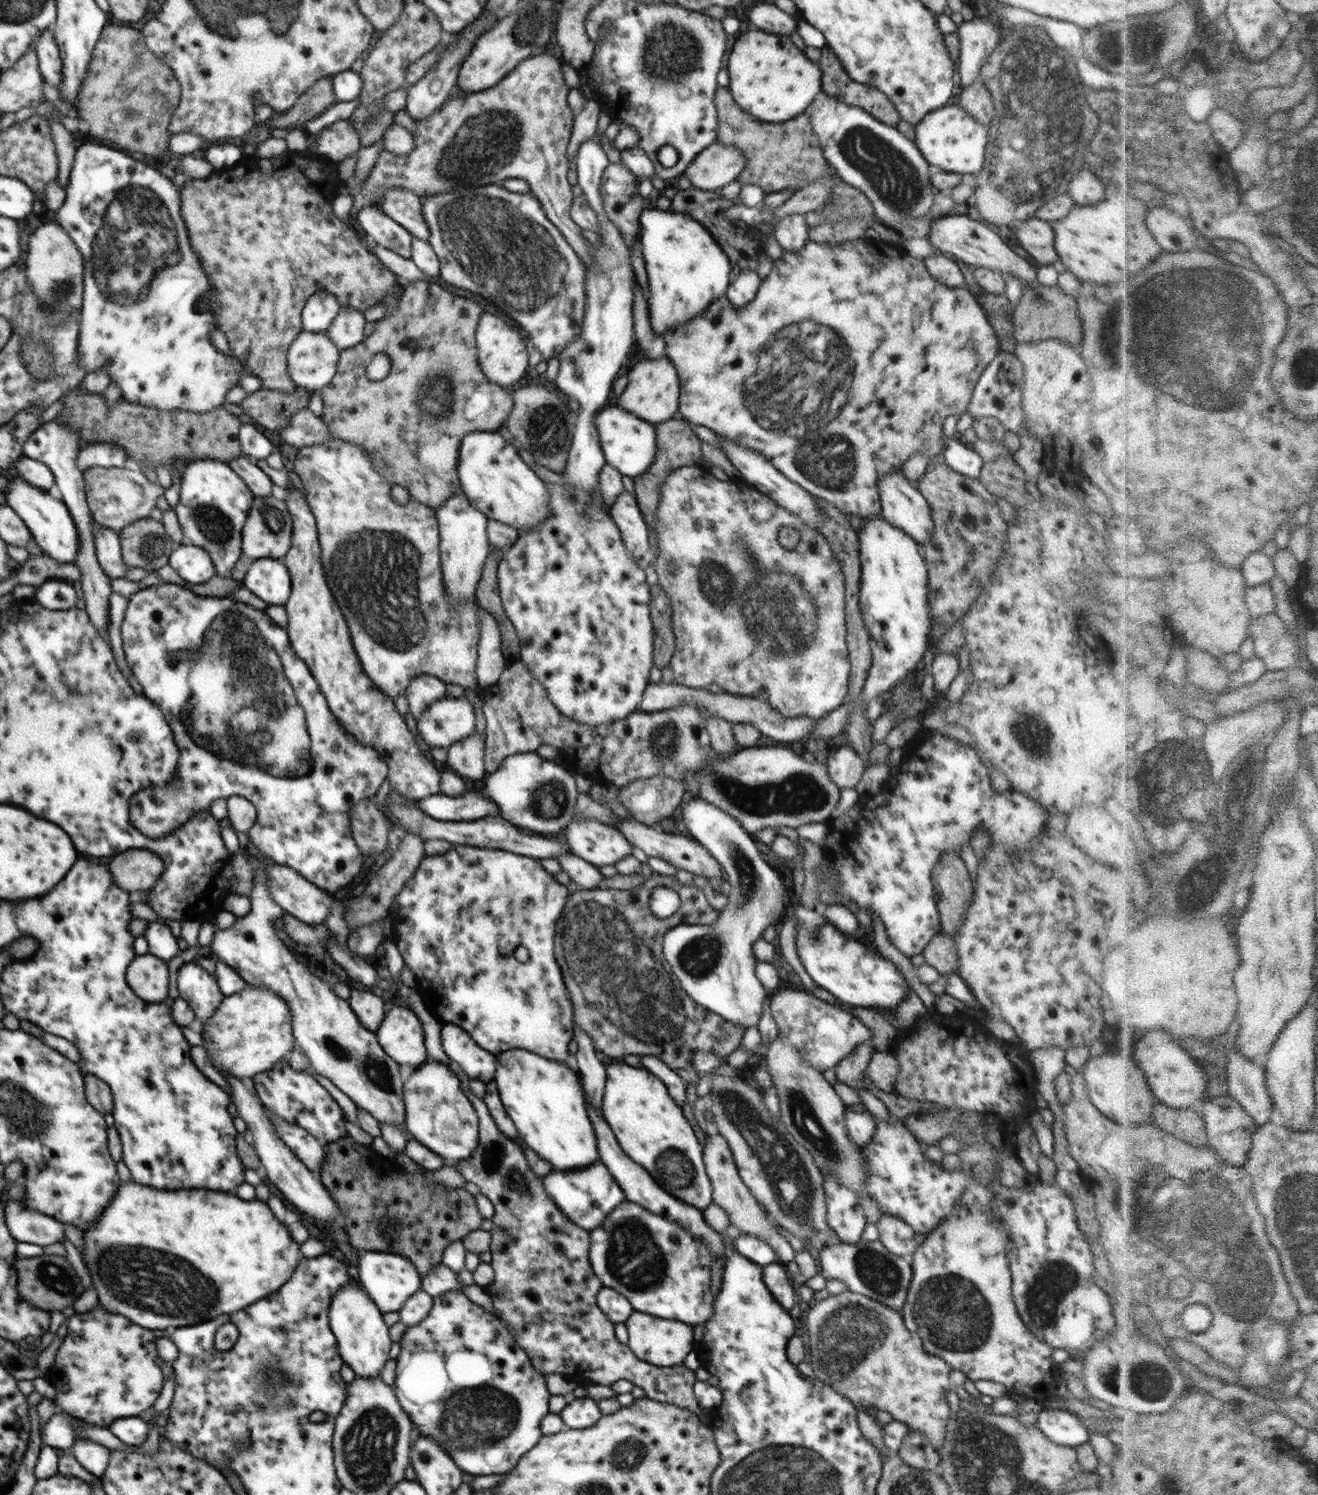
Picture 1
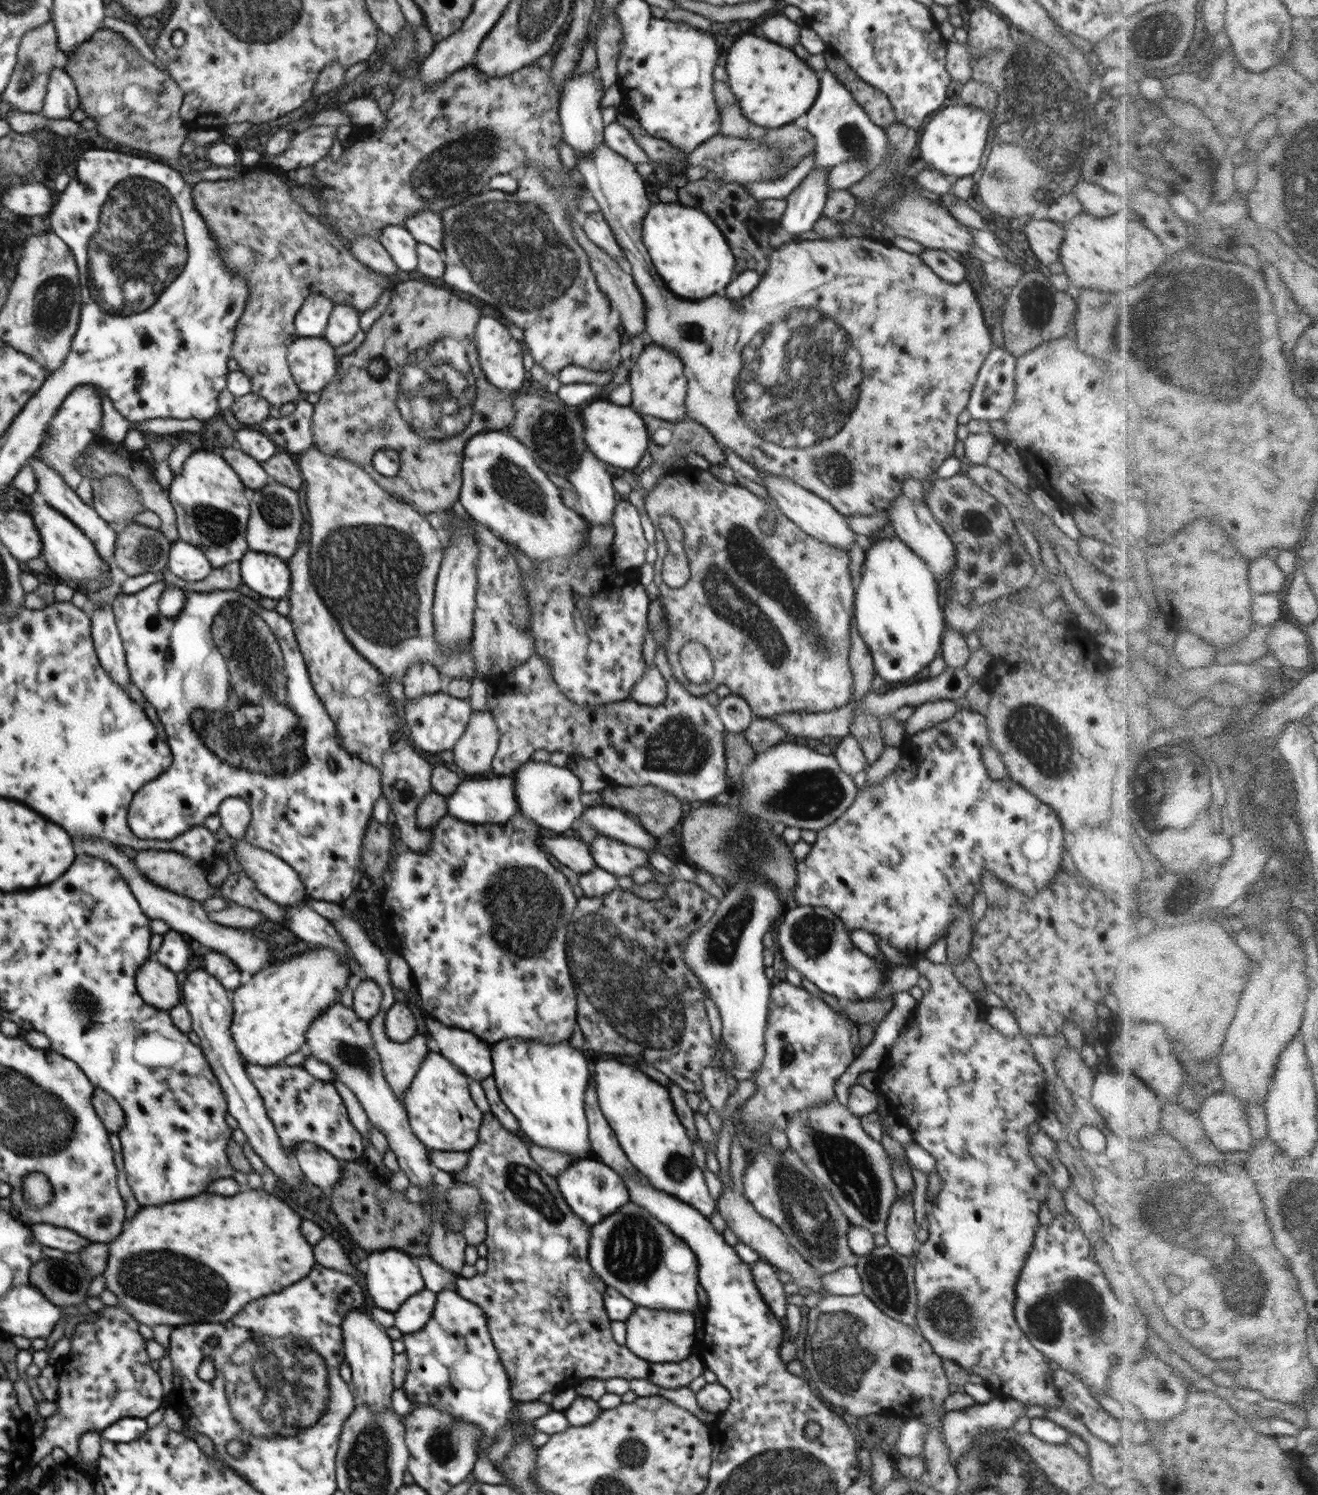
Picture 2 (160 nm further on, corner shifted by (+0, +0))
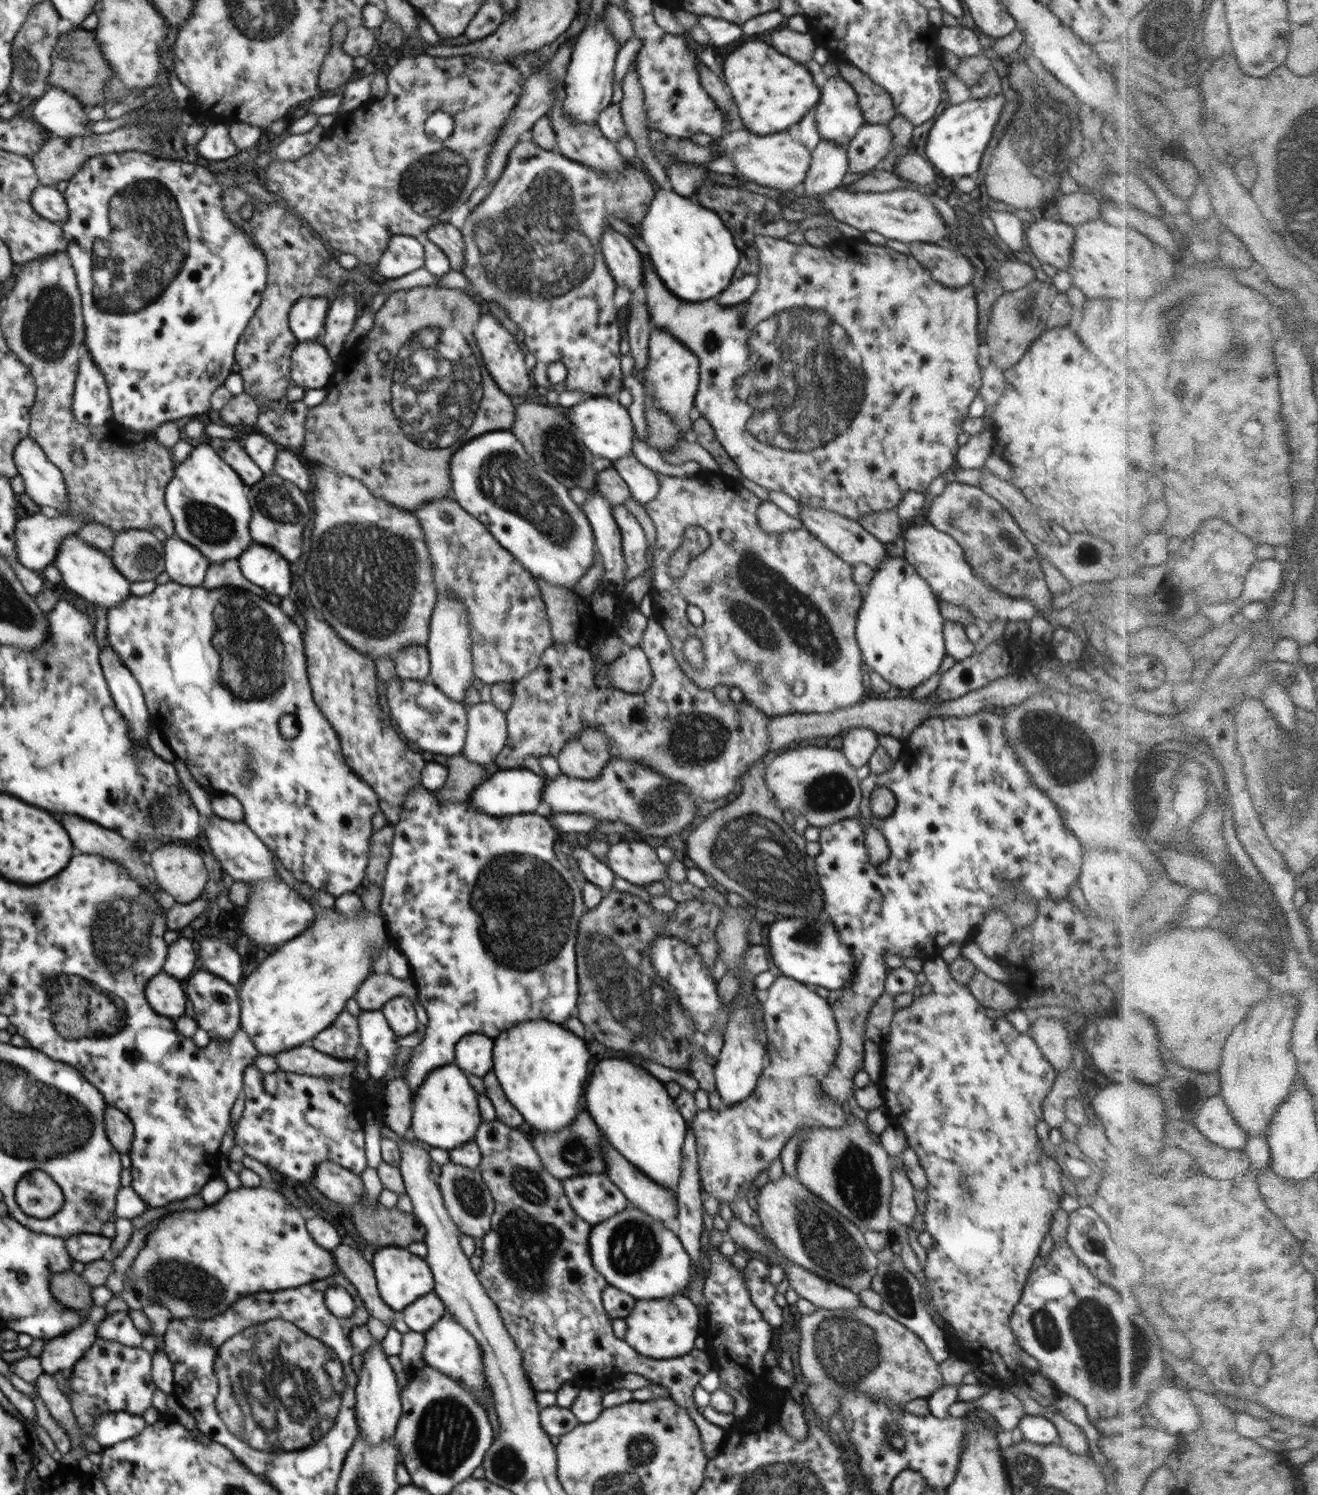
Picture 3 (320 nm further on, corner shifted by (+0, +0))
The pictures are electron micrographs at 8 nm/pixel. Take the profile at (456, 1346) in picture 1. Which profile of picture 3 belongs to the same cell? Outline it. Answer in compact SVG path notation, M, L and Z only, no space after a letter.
M445 1311L444 1316L424 1334L424 1338L423 1359L426 1364L439 1370L442 1374L451 1376L453 1379L458 1379L461 1383L464 1383L465 1387L471 1393L474 1393L478 1406L482 1406L482 1410L487 1412L487 1402L482 1396L484 1388L491 1392L491 1386L483 1373L482 1349L480 1349L480 1345L474 1339L474 1336L468 1333L459 1322L456 1322L454 1315L450 1311Z

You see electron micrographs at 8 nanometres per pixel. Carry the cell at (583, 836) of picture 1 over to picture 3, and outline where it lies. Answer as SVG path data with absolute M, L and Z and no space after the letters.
M622 839L610 843L606 865L620 878L635 885L644 886L667 876L666 865L658 860L655 848L643 841L628 844Z

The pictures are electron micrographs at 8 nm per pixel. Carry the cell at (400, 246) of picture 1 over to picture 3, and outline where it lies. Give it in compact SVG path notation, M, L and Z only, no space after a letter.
M398 234L390 236L388 246L380 257L378 272L384 278L400 278L425 265L425 250L421 239Z

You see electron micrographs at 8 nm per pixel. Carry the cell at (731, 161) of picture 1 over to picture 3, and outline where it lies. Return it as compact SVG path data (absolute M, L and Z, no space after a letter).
M735 130L731 133L725 133L720 137L710 137L707 134L692 133L690 139L699 145L709 145L712 143L715 146L715 151L718 156L721 157L724 155L725 157L730 157L734 161L737 168L737 172L735 174L740 174L742 178L746 178L746 180L751 182L752 185L766 186L772 191L773 189L780 191L799 189L803 184L811 165L811 152L801 143L800 140L797 141L792 138L788 131L782 131L768 136L754 136L754 134L746 132L746 130Z

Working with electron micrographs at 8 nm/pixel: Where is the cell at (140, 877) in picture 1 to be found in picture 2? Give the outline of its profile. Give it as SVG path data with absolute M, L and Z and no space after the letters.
M141 851L134 858L134 864L141 875L180 896L201 902L216 896L206 873L178 852Z

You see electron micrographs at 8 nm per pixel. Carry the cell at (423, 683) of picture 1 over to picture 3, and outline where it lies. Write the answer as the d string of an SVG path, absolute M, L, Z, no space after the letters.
M412 645L400 649L395 656L395 671L400 678L429 681L429 652L424 645Z

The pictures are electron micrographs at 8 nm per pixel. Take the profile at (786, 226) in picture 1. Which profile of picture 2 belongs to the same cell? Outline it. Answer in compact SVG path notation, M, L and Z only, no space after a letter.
M829 168L813 169L786 197L787 207L778 221L792 236L813 230L816 220L823 216L829 193L829 172Z

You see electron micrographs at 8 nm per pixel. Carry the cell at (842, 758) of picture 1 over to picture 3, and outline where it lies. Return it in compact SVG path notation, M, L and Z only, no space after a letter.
M864 727L849 729L843 733L842 752L856 767L864 766L877 748L877 735Z

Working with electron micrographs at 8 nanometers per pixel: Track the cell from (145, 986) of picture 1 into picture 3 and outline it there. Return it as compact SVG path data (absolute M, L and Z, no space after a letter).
M164 971L148 982L146 1000L156 1014L173 1020L185 1014L188 997L180 983L181 981Z

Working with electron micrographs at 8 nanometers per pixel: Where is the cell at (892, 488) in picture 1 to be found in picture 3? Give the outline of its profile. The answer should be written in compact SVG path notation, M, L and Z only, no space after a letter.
M921 520L905 525L902 536L905 538L905 559L916 569L916 572L932 589L932 595L938 601L949 602L971 610L976 623L983 629L988 628L996 620L1030 621L1038 615L1038 610L1032 601L1014 598L990 589L983 578L978 578L969 565L963 548L953 536L938 530L934 525L921 523Z

